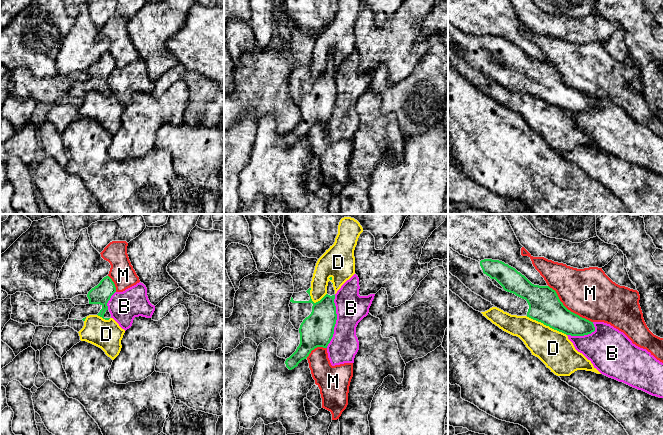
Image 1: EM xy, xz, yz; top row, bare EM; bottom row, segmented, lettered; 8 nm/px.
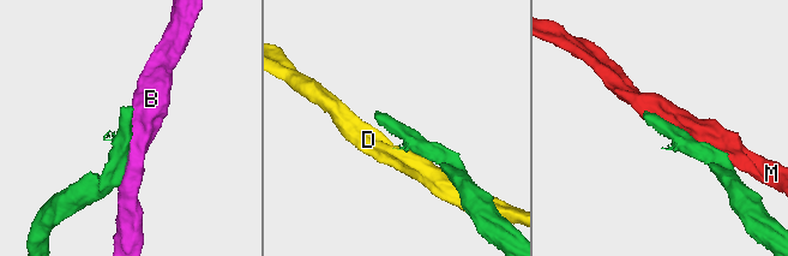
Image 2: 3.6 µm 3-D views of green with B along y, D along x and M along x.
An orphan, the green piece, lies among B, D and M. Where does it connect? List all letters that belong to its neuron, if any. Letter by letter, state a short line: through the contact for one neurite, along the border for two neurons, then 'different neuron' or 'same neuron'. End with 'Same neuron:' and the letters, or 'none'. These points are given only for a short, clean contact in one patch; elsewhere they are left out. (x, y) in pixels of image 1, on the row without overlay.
B: different neuron
D: different neuron
M: different neuron
Same neuron: none

